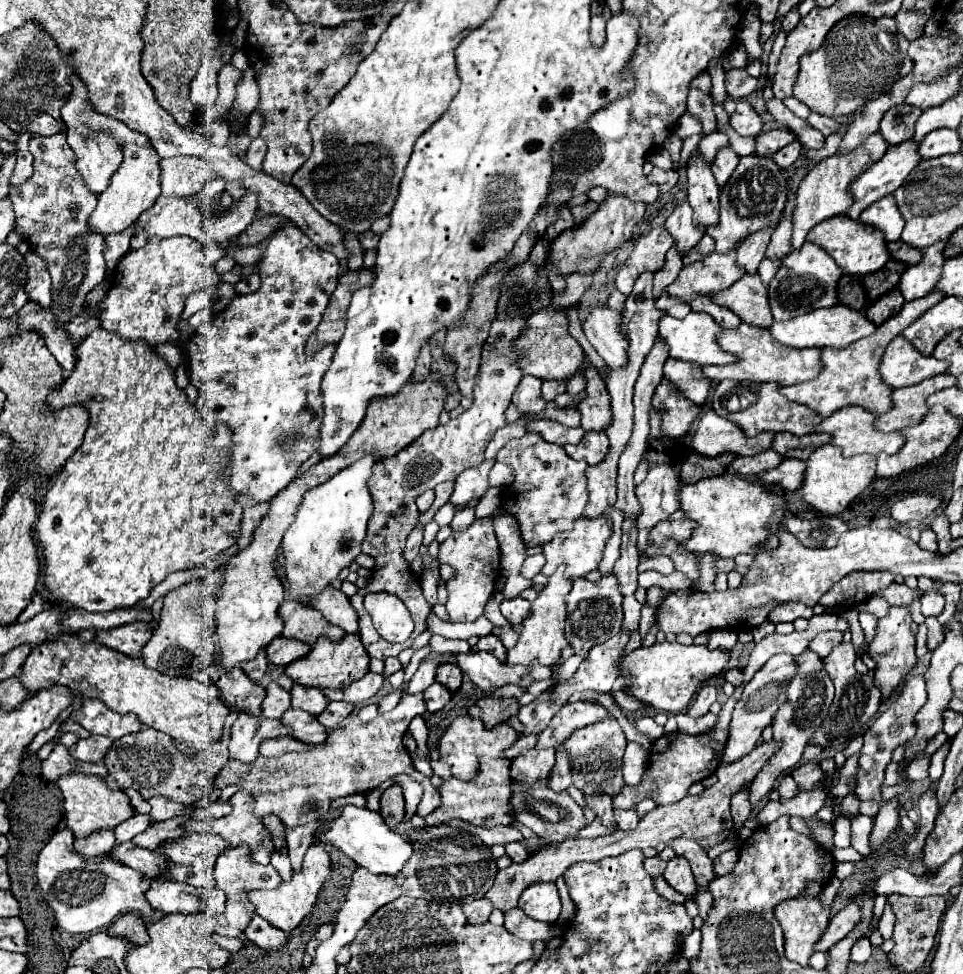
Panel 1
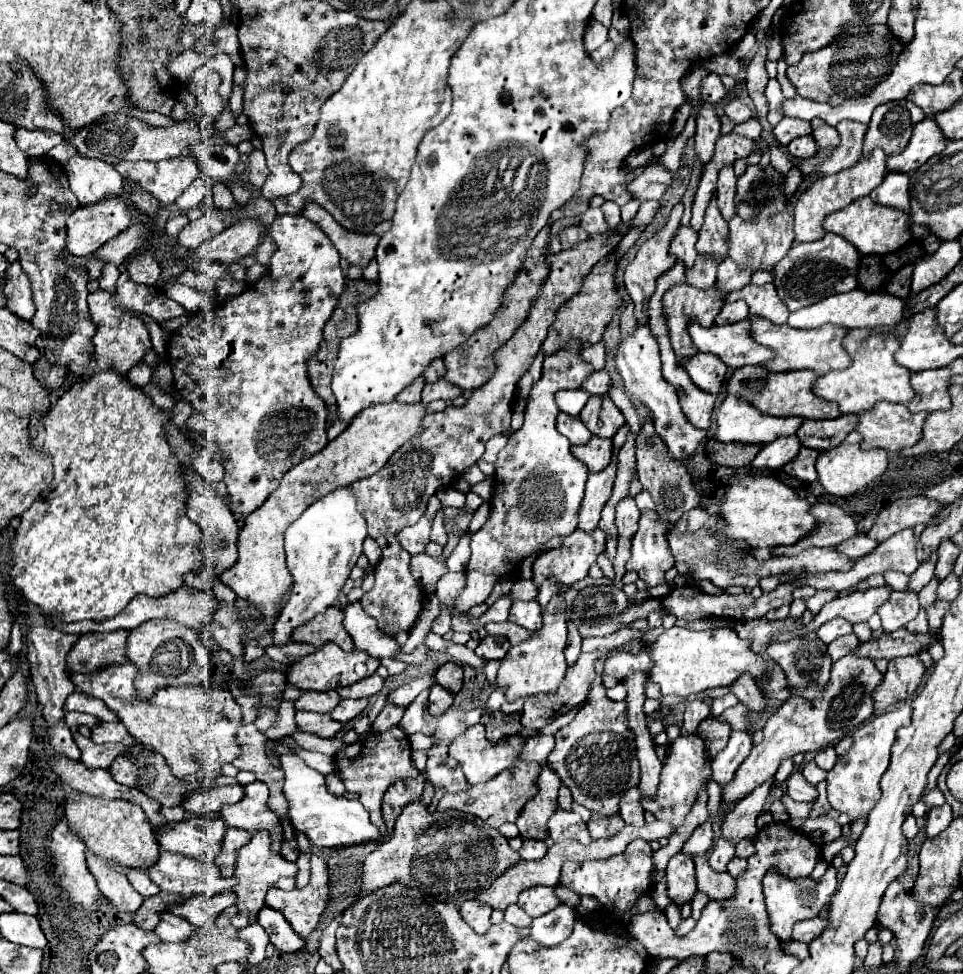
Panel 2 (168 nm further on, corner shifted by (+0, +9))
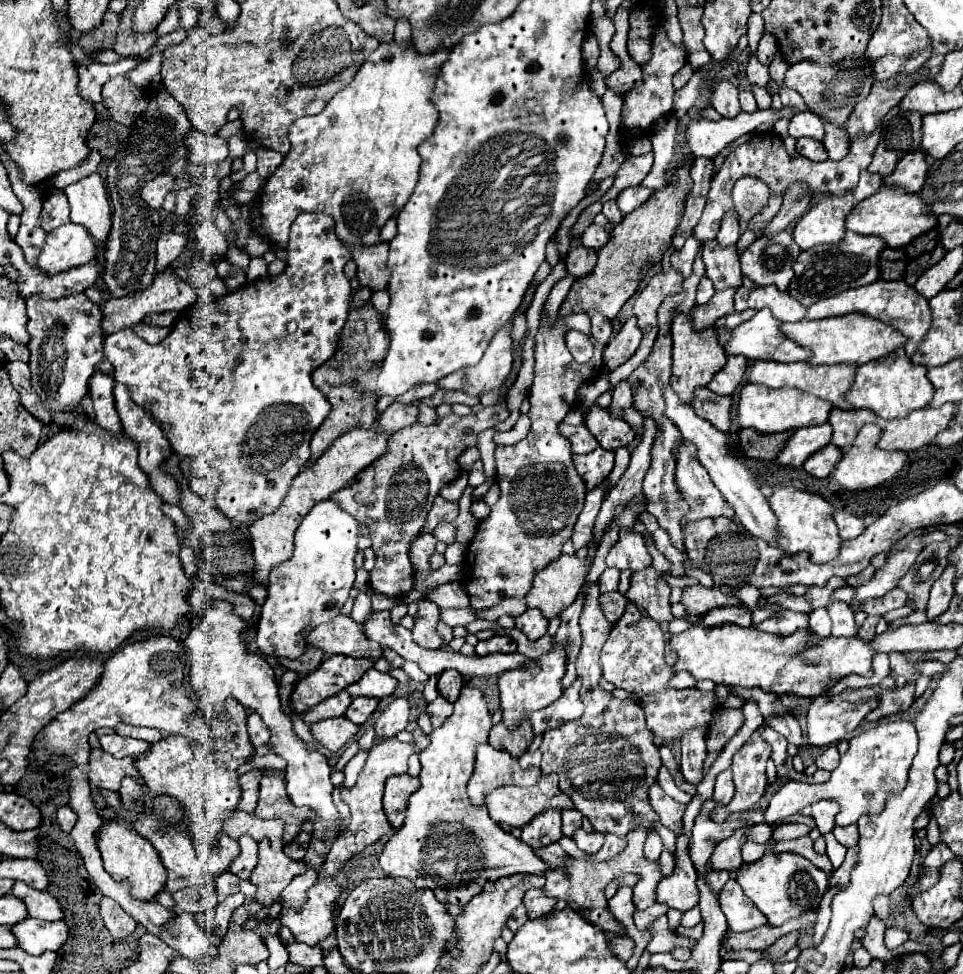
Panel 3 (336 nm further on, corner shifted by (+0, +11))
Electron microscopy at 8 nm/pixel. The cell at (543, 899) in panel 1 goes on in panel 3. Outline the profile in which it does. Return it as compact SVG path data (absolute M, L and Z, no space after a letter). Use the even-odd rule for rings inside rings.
M531 888L531 890L525 892L523 904L525 904L525 908L527 908L529 918L535 920L535 918L541 918L541 916L549 914L549 912L555 908L557 900L555 900L555 898L547 898L547 896L543 894L543 890L539 890L539 888Z

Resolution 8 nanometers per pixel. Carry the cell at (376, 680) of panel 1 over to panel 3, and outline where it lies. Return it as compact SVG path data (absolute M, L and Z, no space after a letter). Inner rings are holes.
M375 668L367 670L363 674L363 678L355 684L351 684L347 688L347 692L357 698L357 696L373 696L373 698L387 698L395 692L395 688L399 686L399 682L391 676L391 674L383 674L383 672L377 672Z

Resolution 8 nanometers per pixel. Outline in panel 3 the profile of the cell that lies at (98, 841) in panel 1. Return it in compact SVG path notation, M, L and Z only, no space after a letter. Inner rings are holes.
M111 898L101 900L101 916L107 930L113 936L113 942L125 942L137 928L133 918L129 918L129 914L121 906L117 906L117 902L113 902Z

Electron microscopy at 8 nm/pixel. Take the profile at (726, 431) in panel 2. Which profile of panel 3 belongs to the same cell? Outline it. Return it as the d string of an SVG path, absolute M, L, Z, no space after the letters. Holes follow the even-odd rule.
M745 384L741 390L739 398L739 426L741 428L755 428L761 434L775 434L775 432L785 432L785 430L795 430L803 426L813 426L813 424L823 424L829 418L831 404L819 398L813 398L801 390L785 388L785 390L773 390L765 388L761 384Z

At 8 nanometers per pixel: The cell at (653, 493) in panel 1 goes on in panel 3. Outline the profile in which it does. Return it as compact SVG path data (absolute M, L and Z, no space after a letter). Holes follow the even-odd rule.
M655 568L633 572L631 588L627 590L627 598L637 604L637 608L647 614L657 624L671 622L671 602L669 602L671 588L661 578L661 574Z

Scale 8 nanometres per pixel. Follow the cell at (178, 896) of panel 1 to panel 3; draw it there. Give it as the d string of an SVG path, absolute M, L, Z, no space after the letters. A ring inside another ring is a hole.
M235 894L235 896L229 896L225 898L223 902L219 902L217 910L215 910L215 934L219 930L217 936L225 936L227 932L227 926L229 926L229 920L231 920L231 914L245 902L245 896L243 894Z

